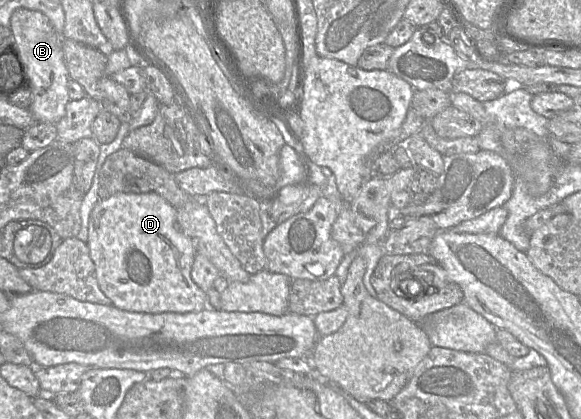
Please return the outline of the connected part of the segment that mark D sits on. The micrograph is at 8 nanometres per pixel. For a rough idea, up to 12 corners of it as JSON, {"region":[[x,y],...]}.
{"region":[[120,192],[87,244],[115,307],[199,312],[195,245],[158,193]]}

